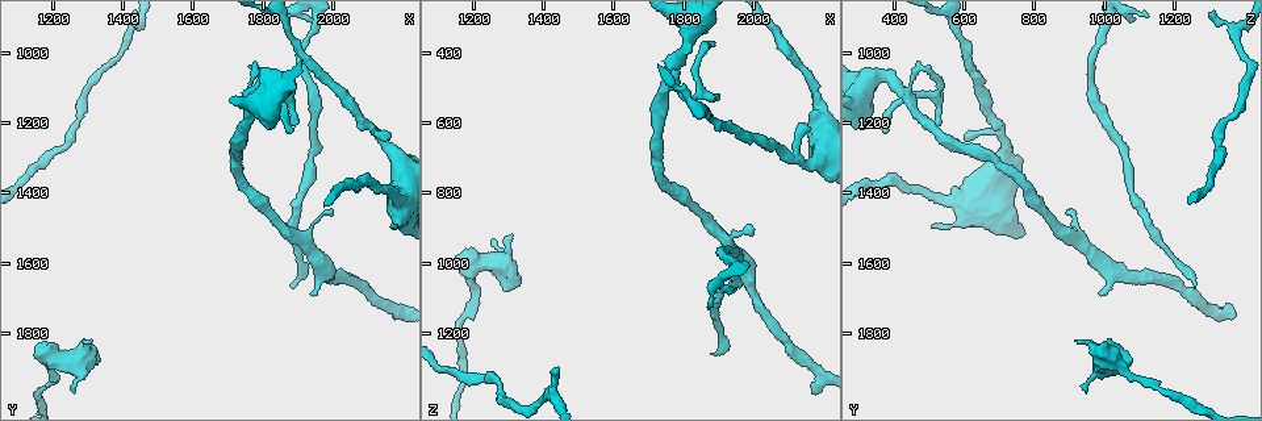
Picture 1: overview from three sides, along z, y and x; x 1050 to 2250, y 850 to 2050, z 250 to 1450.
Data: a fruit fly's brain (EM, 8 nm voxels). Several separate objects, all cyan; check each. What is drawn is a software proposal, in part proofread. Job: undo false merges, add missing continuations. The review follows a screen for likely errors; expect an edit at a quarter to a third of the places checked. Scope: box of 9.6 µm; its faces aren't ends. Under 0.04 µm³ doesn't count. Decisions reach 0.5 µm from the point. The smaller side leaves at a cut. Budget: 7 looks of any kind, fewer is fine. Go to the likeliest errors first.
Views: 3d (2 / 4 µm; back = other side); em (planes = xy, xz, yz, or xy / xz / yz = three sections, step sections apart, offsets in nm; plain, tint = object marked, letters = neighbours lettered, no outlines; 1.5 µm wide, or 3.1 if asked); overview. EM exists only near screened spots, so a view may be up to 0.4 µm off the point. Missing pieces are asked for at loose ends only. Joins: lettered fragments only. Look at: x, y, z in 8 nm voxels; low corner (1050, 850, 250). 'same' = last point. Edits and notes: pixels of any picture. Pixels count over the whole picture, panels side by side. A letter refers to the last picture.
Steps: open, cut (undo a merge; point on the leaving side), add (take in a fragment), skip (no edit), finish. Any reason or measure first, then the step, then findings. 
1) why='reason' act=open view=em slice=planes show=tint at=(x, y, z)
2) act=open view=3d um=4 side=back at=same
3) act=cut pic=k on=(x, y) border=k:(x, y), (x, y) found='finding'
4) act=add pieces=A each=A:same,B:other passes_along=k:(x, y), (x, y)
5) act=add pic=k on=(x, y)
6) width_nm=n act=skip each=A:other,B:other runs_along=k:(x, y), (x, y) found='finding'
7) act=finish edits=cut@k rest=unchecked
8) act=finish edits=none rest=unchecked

why='thin end' act=open view=em slice=planes show=letters at=(1880, 1230, 380)

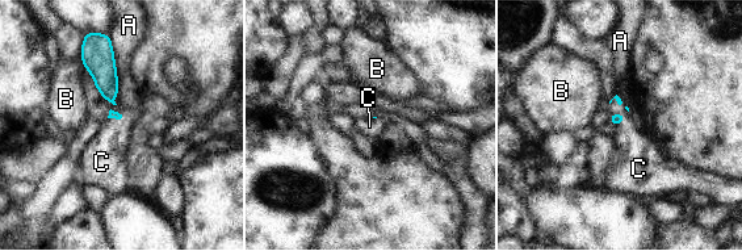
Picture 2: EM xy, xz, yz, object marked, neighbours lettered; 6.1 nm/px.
act=add pieces=C each=A:other,B:other,C:same passes_along=2:(615, 118), (621, 121), (636, 159) found='it goes on there'

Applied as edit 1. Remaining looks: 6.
why='see it whole again' act=open view=overview

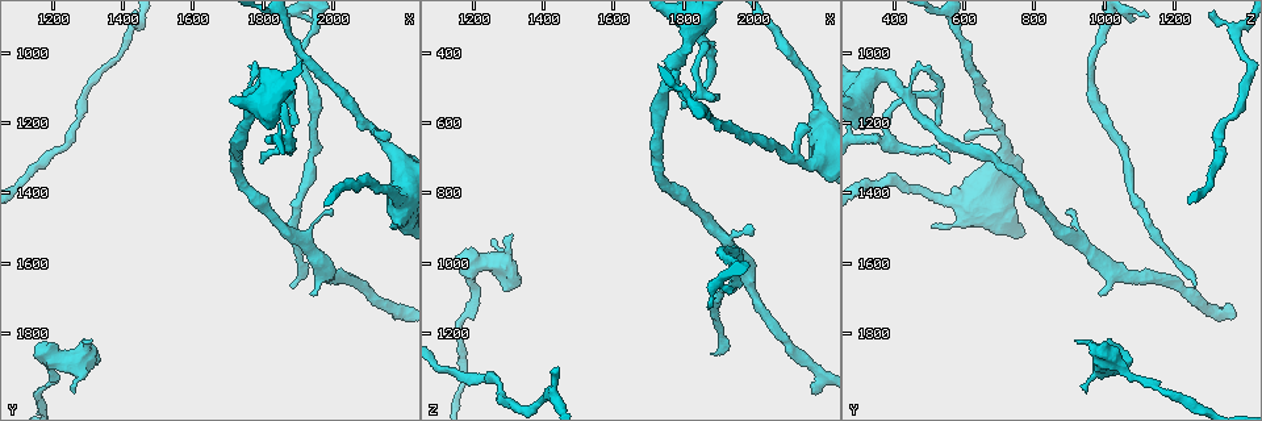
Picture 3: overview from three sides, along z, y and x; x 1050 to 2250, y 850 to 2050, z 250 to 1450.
why='abrupt turn' act=open view=em slice=planes show=letters at=(1420, 940, 1380)

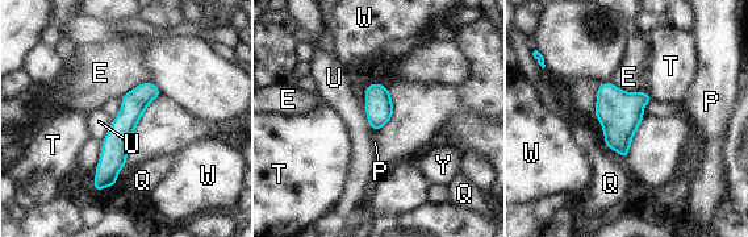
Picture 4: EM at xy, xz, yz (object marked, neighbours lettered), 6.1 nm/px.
act=skip each=E:other,P:other,Q:other,T:other,U:other,W:other,Y:other found='continuous, no second neuron'

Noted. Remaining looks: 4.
why='thick turns thin' act=open view=em slice=planes show=tint at=(2140, 1260, 710)

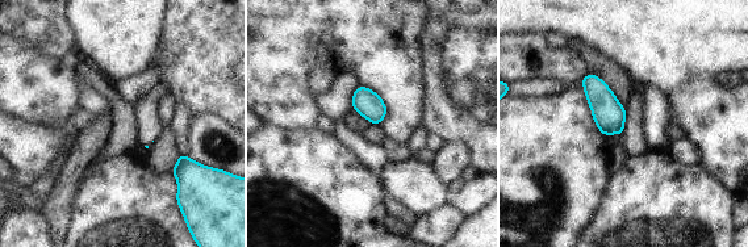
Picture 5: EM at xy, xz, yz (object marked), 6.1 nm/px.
act=open view=em slice=planes show=letters at=same

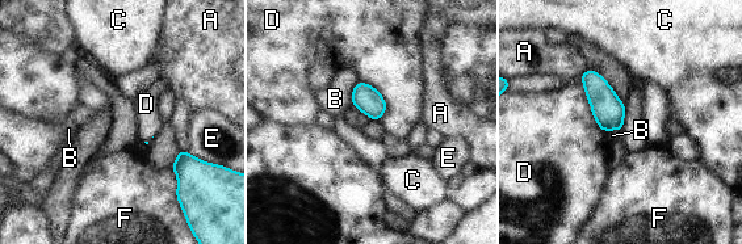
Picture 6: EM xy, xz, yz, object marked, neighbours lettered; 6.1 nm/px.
longest_contact=D:380nm act=skip each=A:other,B:other,C:other,D:other,E:other,F:other found='continuous, no second neuron'

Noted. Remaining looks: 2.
act=finish edits=add@2 rest=unchecked

